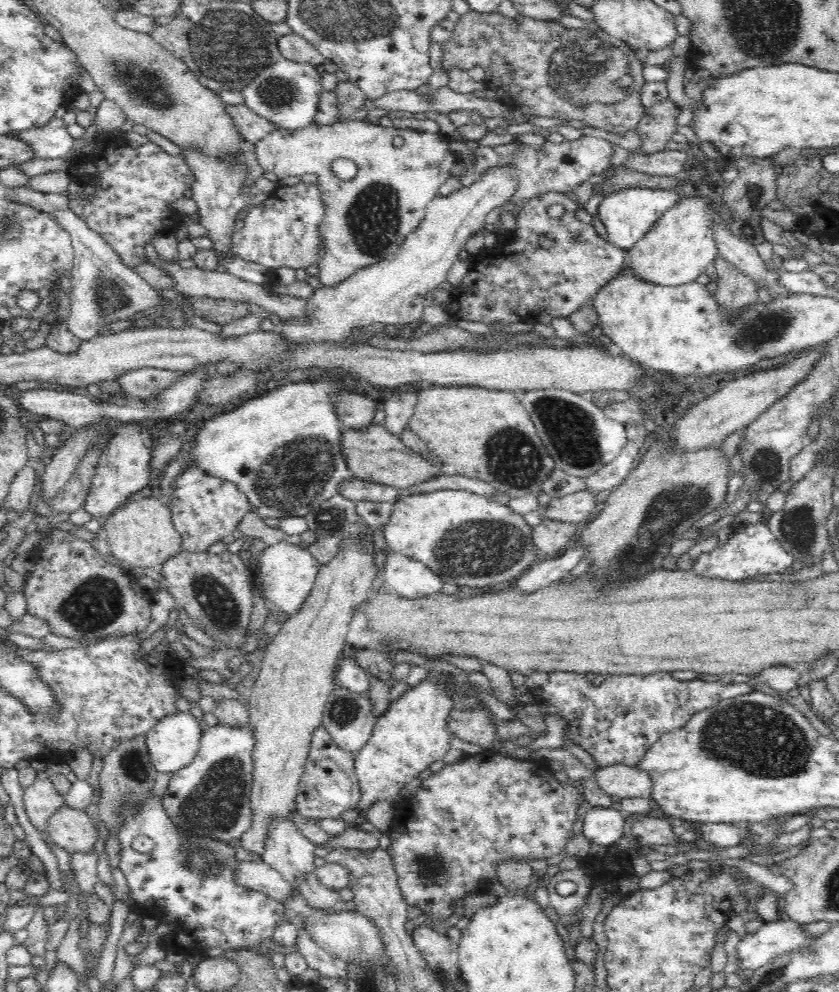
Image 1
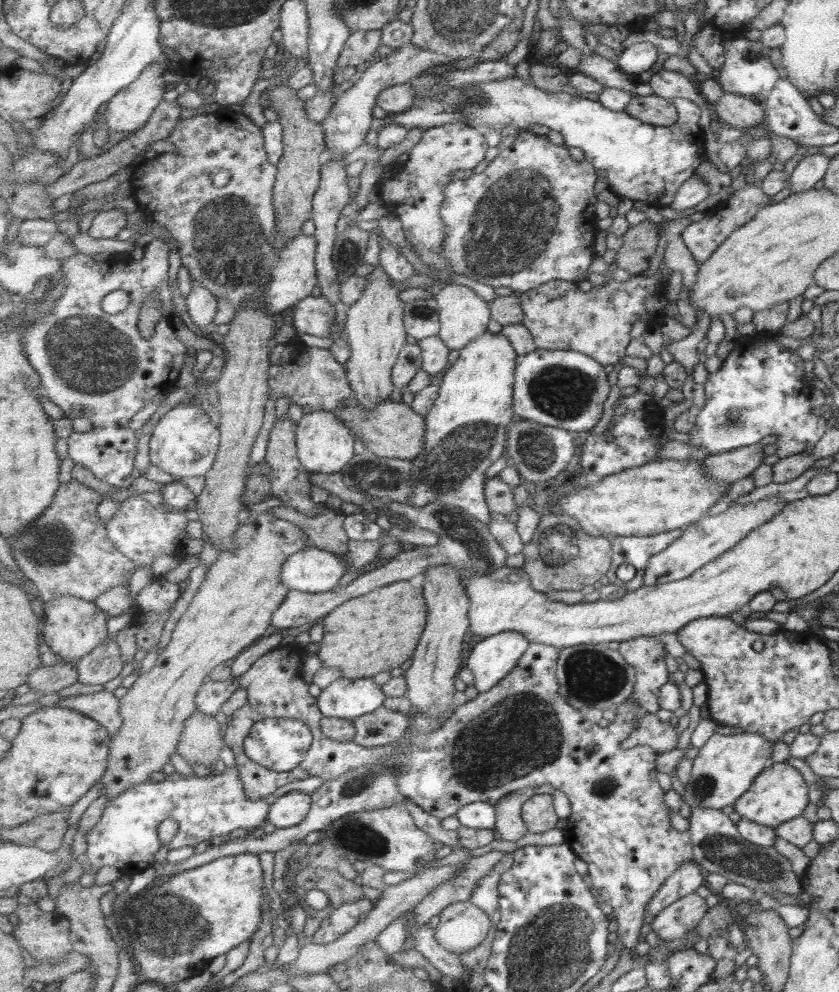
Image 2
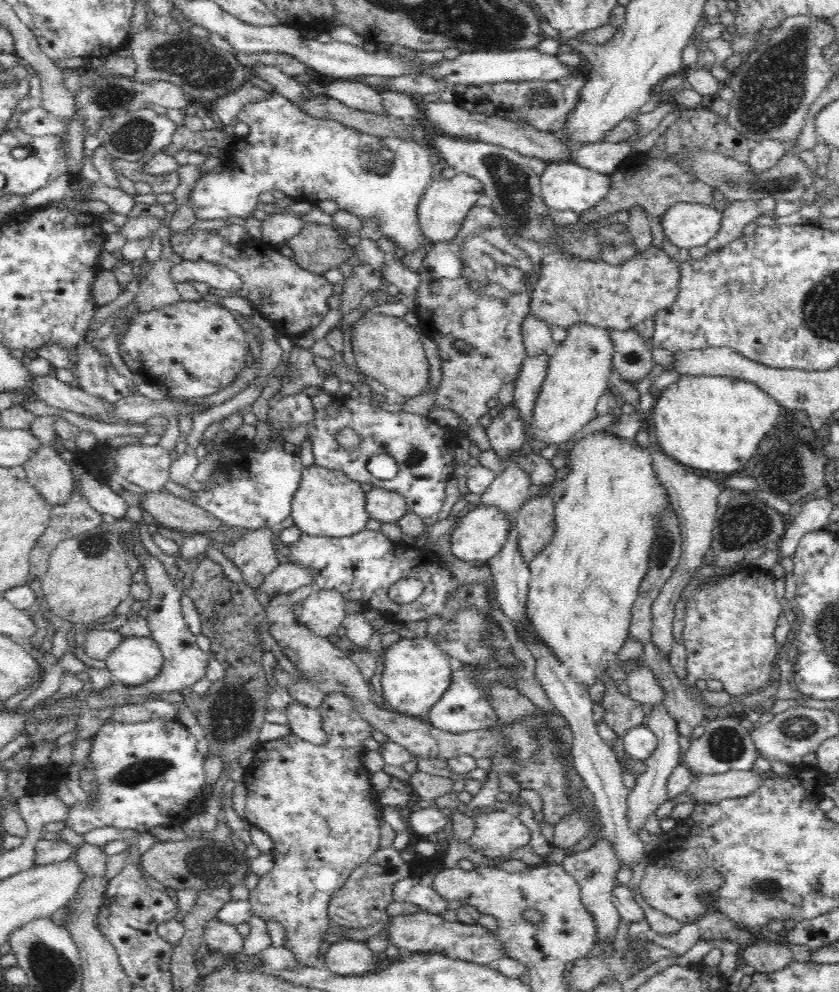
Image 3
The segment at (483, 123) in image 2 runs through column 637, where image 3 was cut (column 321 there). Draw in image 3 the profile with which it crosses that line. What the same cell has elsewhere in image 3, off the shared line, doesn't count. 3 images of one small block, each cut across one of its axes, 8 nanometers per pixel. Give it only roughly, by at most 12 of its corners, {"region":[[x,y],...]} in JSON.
{"region":[[279,92],[224,170],[192,191],[200,220],[259,197],[333,200],[414,254],[432,149],[314,118]]}

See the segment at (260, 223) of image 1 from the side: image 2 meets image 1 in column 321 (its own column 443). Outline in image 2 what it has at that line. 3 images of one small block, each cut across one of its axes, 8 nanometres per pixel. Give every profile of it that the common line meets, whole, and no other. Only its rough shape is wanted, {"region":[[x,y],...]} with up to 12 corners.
{"region":[[520,131],[455,179],[457,275],[521,293],[598,254],[597,172]]}

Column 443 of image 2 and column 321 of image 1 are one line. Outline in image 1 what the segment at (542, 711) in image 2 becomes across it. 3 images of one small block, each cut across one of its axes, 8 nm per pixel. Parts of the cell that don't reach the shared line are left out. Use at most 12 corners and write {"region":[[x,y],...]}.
{"region":[[322,726],[295,800],[306,819],[341,818],[361,798],[355,756]]}

